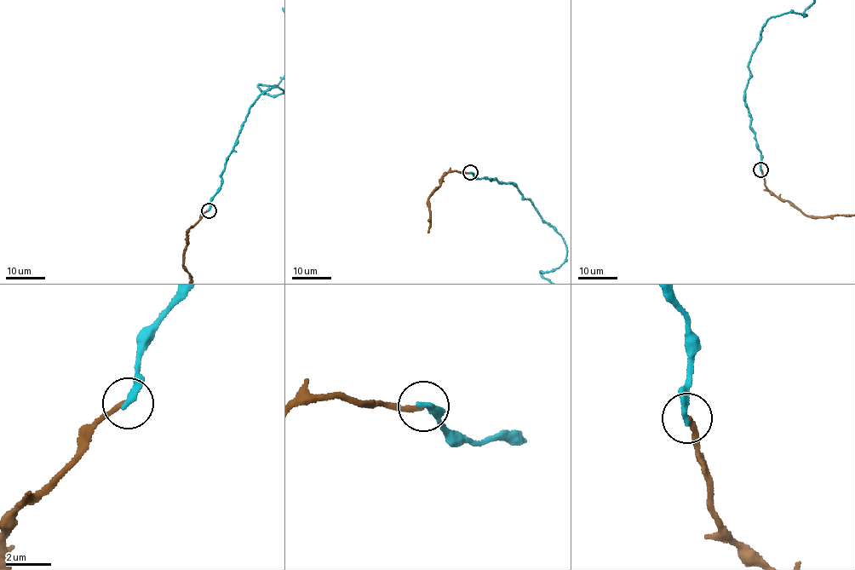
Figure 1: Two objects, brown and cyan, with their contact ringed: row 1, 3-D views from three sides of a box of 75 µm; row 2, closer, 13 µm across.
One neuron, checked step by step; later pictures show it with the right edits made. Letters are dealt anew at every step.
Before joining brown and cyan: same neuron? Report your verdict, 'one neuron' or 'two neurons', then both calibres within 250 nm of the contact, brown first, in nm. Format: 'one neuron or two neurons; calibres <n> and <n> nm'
two neurons; calibres 200 and 260 nm

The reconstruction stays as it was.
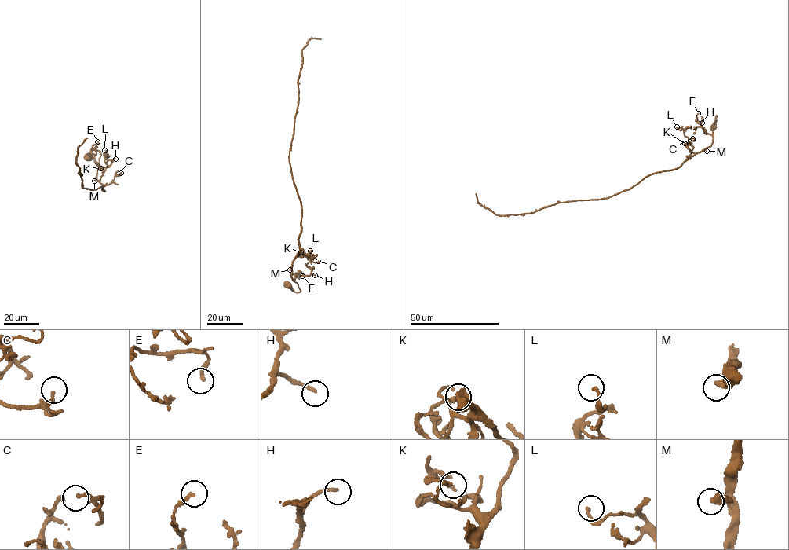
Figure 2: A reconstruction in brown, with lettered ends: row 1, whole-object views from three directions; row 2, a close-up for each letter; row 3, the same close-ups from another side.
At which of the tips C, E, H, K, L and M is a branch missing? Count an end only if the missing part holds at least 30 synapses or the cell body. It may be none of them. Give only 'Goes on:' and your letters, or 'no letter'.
Goes on: no letter

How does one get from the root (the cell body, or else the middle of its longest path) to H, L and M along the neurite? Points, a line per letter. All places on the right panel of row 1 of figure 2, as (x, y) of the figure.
H: (713, 127), (717, 115), (712, 134), (704, 133), (706, 133), (702, 122)
L: (713, 127), (717, 115), (713, 125), (711, 144), (695, 153), (688, 146), (688, 138), (683, 130), (677, 126)
M: (713, 127), (717, 115), (713, 125), (712, 141), (706, 151)

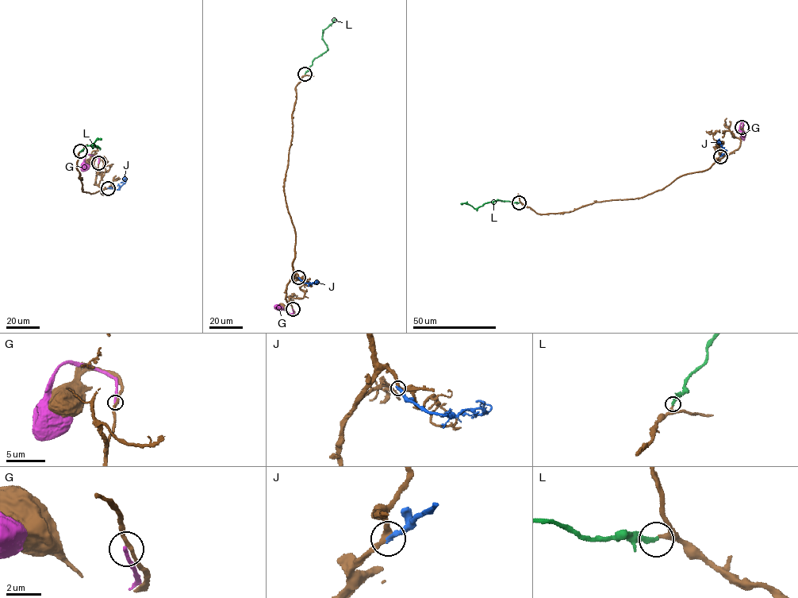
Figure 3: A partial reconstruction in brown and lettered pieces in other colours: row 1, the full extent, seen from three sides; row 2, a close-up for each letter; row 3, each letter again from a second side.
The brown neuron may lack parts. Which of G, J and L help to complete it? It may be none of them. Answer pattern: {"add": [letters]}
{"add": ["L"]}

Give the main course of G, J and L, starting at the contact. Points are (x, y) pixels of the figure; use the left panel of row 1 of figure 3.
G: (98, 163), (98, 158), (87, 155), (82, 171)
J: (108, 187), (119, 189), (125, 182), (124, 175)
L: (80, 151), (86, 145), (99, 148), (92, 145), (95, 140), (101, 139)

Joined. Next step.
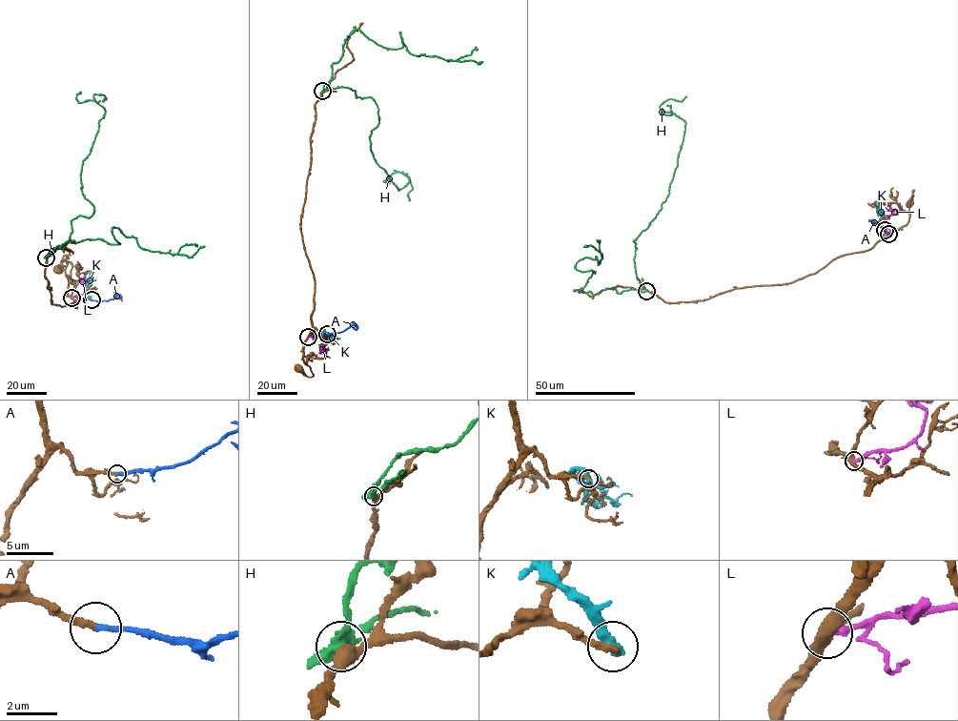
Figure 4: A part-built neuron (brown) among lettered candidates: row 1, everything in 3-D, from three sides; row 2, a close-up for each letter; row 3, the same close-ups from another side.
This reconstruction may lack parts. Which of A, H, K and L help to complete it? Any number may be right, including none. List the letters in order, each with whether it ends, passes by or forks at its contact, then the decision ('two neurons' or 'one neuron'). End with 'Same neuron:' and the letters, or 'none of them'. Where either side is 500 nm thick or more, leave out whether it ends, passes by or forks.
A: it ends; one neuron
H: it forks; two neurons
K: it ends; two neurons
L: it ends; two neurons
Same neuron: A

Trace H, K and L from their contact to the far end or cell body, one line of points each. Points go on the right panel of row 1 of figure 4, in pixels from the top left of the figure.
H: (646, 290), (637, 277), (633, 240), (669, 193), (685, 130), (685, 122), (660, 107), (686, 96)
K: (885, 231), (881, 228), (877, 200)
L: (888, 234), (885, 229), (885, 218), (900, 209)

